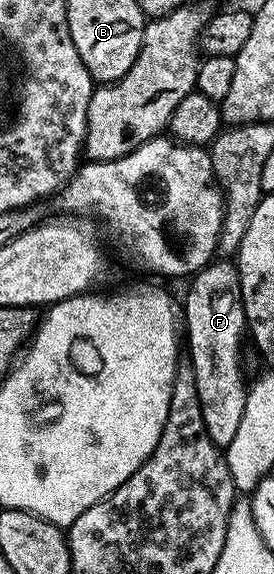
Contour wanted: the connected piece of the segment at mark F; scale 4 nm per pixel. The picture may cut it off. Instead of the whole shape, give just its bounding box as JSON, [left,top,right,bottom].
[183,260,247,448]

